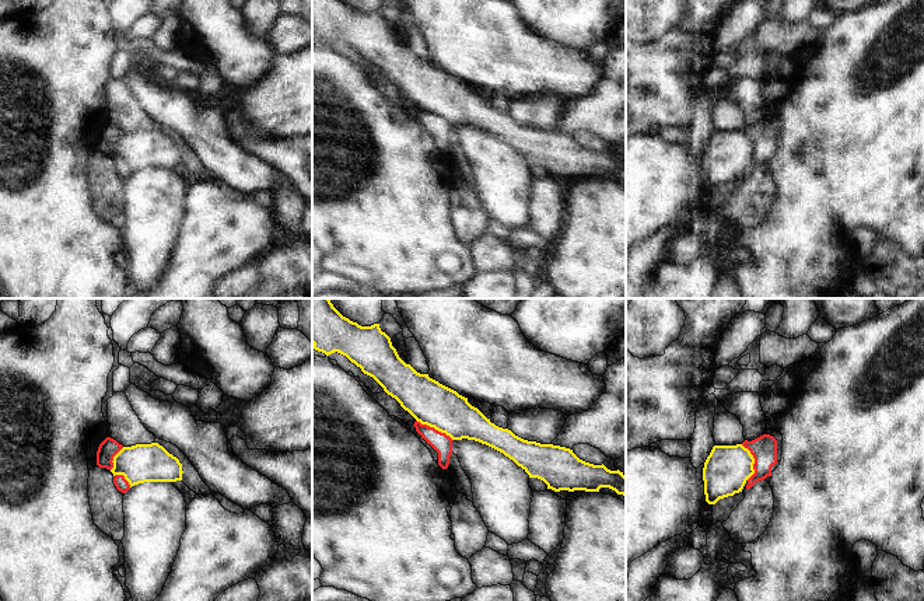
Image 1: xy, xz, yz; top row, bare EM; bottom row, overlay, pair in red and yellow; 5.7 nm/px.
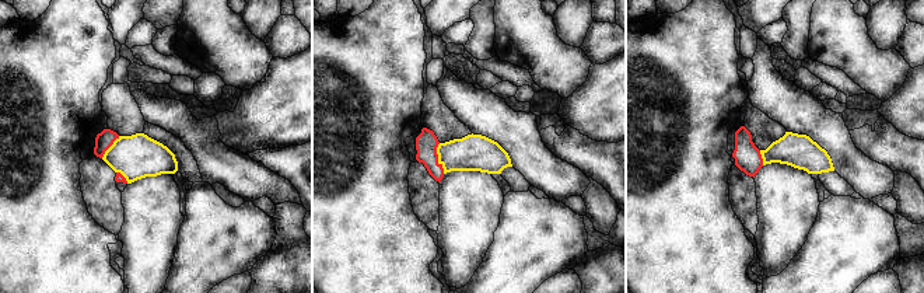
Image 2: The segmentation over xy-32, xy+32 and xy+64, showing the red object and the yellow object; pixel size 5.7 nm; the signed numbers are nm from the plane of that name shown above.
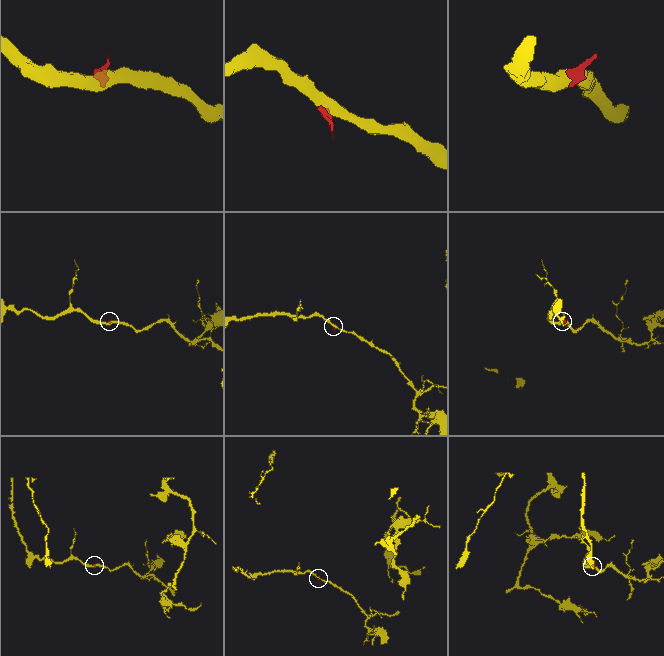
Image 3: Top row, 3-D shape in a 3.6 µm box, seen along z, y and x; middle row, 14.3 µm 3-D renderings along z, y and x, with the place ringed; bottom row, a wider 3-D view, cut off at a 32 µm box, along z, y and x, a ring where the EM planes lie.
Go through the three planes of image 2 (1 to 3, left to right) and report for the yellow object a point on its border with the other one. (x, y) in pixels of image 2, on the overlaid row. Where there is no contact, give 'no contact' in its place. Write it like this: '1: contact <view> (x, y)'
1: contact xy-32 (109, 146)
2: contact xy+32 (437, 159)
3: contact xy+64 (760, 157)

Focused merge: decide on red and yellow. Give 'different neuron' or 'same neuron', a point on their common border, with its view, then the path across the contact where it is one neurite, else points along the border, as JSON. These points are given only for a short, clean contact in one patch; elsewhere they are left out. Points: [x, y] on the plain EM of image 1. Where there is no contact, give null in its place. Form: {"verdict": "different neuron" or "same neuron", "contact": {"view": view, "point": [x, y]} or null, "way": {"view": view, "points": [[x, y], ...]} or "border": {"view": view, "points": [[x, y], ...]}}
{"verdict": "different neuron", "contact": {"view": "xz", "point": [433, 114]}, "border": {"view": "xz", "points": [[416, 105], [444, 118], [452, 126]]}}

